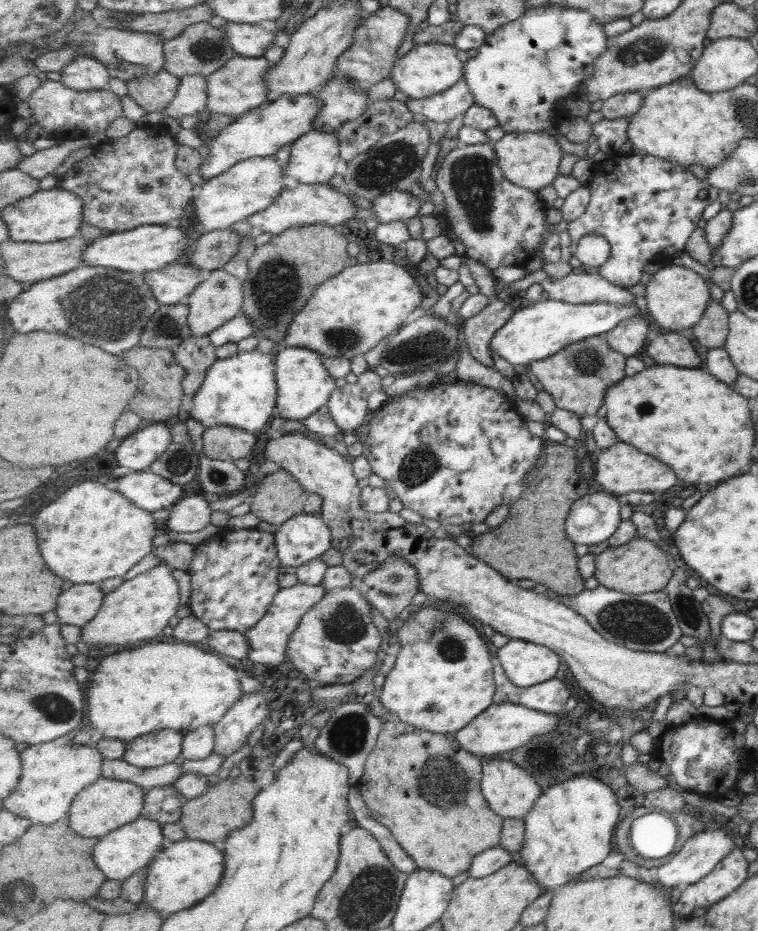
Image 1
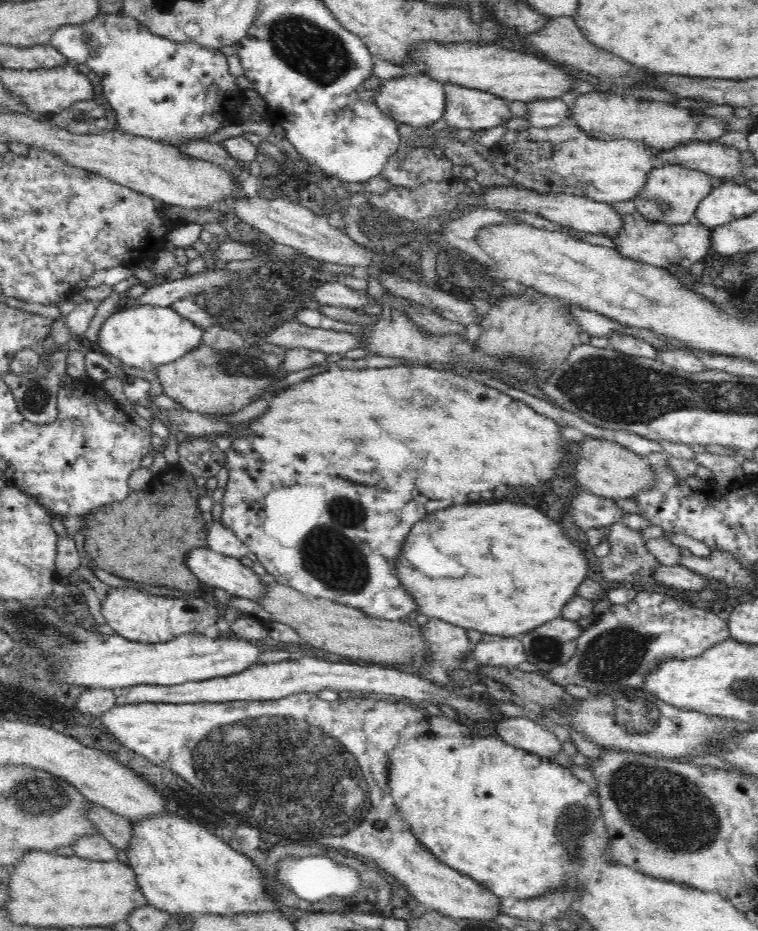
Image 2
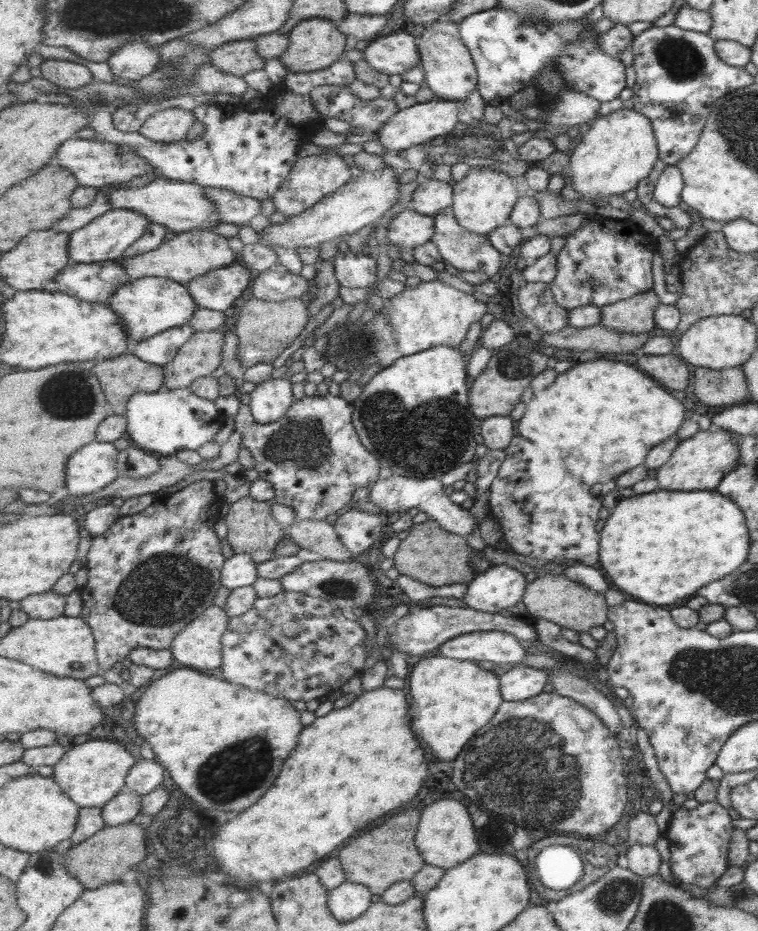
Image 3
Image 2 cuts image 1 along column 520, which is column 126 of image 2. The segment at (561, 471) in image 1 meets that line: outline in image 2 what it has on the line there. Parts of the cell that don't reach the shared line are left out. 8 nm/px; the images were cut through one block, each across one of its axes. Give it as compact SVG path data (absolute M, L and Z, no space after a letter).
M179 465L169 466L160 475L153 478L145 487L145 492L130 493L130 496L122 502L111 504L110 507L102 507L87 515L88 522L84 527L85 536L83 550L96 563L96 567L106 570L120 578L133 582L150 584L150 586L166 586L192 594L200 588L200 579L192 572L187 560L189 554L196 549L209 548L207 541L208 524L202 519L202 513L198 509L198 499L203 494L192 477L179 475Z

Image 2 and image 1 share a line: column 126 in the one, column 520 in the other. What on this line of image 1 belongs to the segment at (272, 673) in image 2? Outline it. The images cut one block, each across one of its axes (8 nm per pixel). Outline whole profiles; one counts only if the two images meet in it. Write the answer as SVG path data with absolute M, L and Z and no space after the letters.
M502 661L496 664L496 680L498 680L496 704L522 704L534 710L558 715L566 710L566 704L572 696L572 690L568 688L568 684L556 678L530 688L517 686L508 677Z

